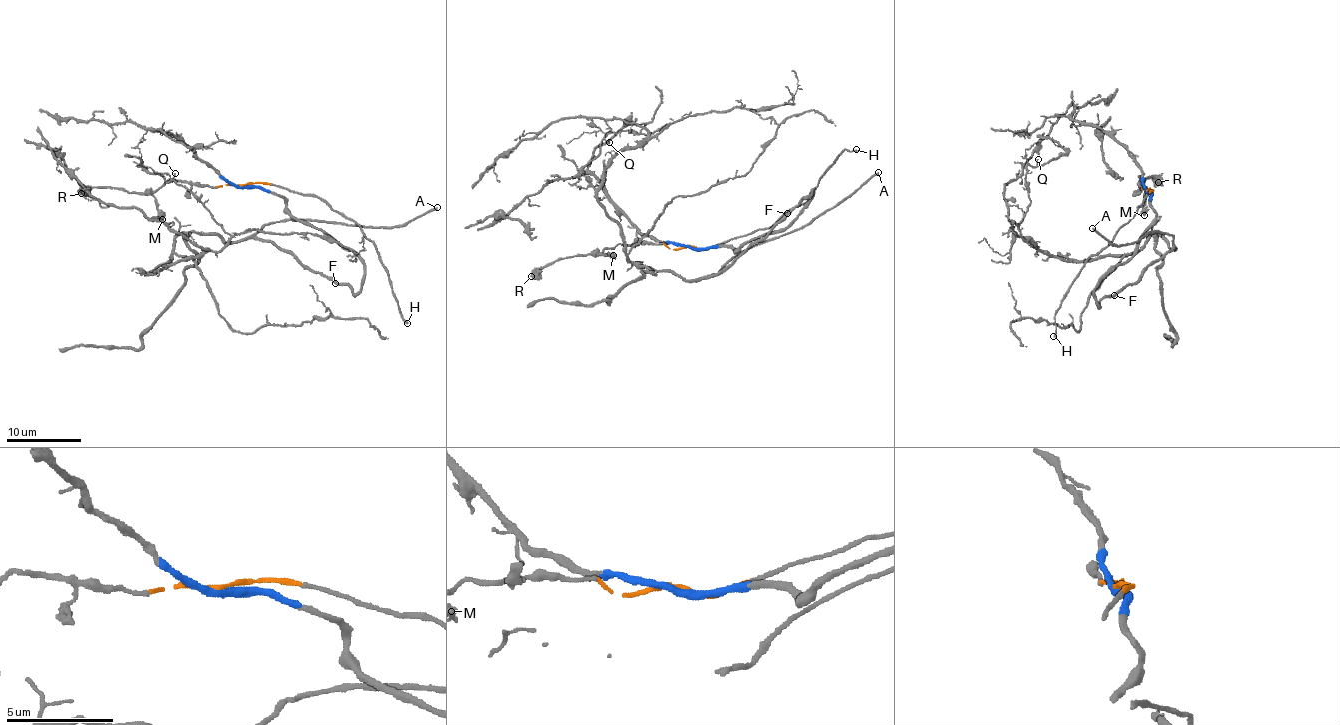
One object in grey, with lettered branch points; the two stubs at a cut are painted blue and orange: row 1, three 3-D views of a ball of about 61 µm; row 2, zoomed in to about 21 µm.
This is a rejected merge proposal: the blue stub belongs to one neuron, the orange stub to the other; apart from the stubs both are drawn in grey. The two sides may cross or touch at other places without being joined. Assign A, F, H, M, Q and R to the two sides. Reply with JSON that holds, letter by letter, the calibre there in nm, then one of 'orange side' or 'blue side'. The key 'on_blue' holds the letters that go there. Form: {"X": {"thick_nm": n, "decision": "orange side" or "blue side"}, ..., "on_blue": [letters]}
{"A": {"thick_nm": 200, "decision": "blue side"}, "F": {"thick_nm": 260, "decision": "blue side"}, "H": {"thick_nm": 190, "decision": "orange side"}, "M": {"thick_nm": 340, "decision": "orange side"}, "Q": {"thick_nm": 110, "decision": "blue side"}, "R": {"thick_nm": 400, "decision": "orange side"}, "on_blue": ["A", "F", "Q"]}

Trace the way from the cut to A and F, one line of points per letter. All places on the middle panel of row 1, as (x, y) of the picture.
A: (690, 247), (725, 246), (736, 251), (791, 234), (838, 205), (878, 172)
F: (690, 247), (725, 246), (736, 251), (744, 249), (713, 275), (766, 235), (787, 214)

